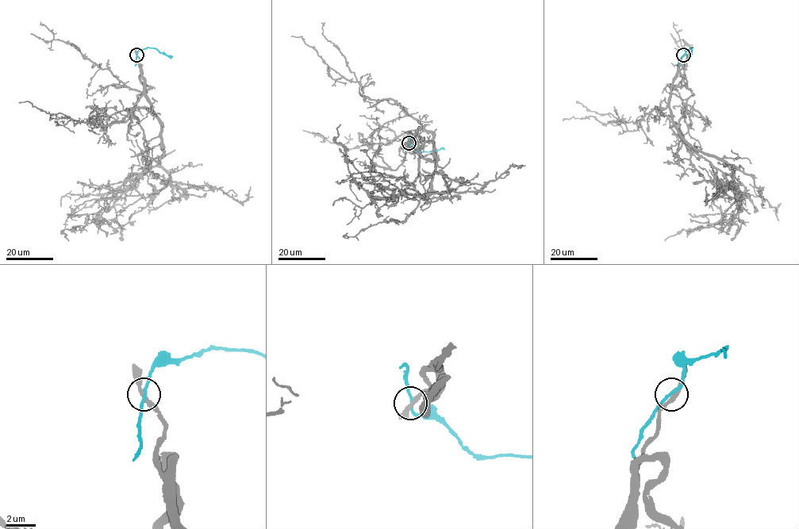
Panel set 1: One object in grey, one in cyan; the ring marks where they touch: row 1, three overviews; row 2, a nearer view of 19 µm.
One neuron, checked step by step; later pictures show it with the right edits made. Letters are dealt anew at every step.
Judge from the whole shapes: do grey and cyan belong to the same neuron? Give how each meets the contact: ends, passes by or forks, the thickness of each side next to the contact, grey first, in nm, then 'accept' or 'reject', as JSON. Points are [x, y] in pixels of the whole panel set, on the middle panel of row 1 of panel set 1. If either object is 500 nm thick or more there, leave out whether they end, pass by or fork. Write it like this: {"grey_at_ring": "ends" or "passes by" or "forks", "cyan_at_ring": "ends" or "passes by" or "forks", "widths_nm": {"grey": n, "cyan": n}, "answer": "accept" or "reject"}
{"grey_at_ring": "passes by", "cyan_at_ring": "passes by", "widths_nm": {"grey": 260, "cyan": 190}, "answer": "reject"}

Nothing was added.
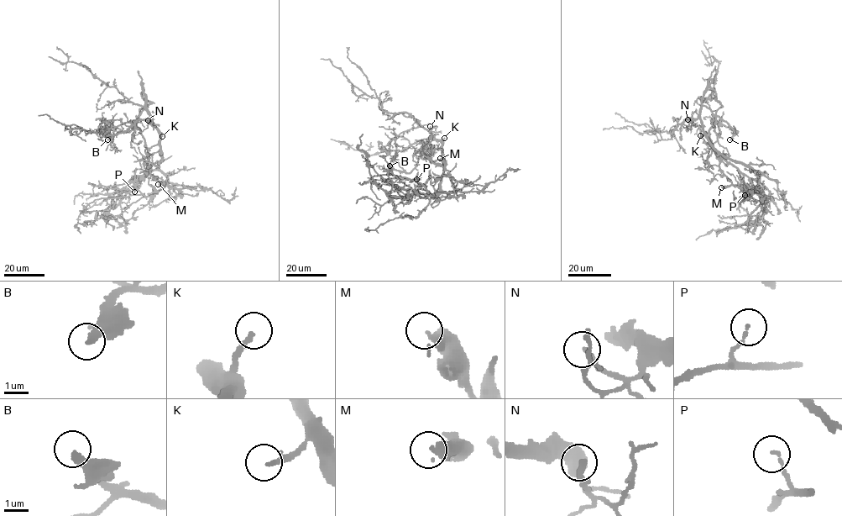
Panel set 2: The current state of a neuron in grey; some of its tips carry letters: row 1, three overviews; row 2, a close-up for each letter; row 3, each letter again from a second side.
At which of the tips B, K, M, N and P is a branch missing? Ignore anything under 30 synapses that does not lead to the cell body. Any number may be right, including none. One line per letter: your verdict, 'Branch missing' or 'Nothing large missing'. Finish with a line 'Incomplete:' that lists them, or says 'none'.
B: Branch missing
K: Branch missing
M: Nothing large missing
N: Nothing large missing
P: Nothing large missing
Incomplete: B, K

